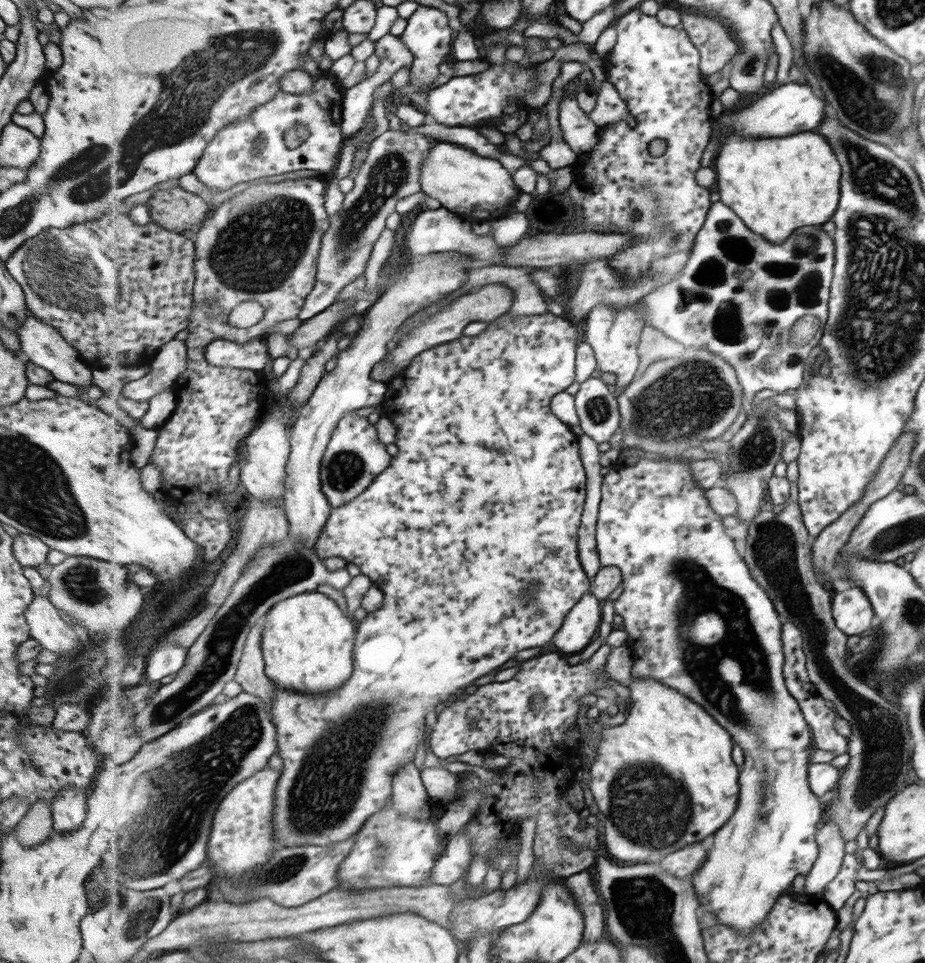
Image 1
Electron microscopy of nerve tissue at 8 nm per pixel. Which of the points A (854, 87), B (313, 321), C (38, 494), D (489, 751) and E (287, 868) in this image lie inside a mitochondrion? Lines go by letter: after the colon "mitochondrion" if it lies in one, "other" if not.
A: mitochondrion
B: other
C: mitochondrion
D: other
E: mitochondrion

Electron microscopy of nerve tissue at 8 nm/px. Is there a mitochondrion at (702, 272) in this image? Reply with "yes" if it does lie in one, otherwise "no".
yes

